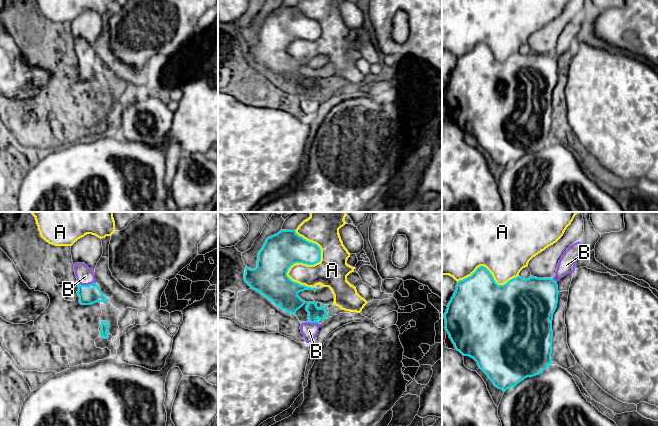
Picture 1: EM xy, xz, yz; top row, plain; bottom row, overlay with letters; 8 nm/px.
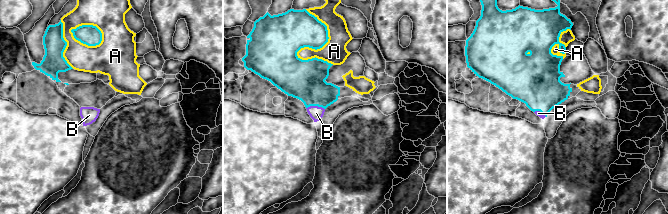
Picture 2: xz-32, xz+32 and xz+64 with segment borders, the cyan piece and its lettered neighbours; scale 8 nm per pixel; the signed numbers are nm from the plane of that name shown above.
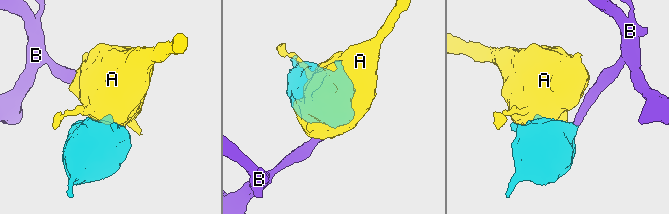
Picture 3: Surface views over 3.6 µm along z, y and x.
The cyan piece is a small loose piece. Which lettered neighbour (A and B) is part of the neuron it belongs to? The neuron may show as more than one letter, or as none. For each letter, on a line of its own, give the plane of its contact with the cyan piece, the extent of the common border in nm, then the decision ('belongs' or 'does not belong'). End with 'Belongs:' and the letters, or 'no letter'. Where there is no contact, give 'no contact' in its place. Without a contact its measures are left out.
A: xz | 500 nm | does not belong
B: xy | 140 nm | belongs
Belongs: B

